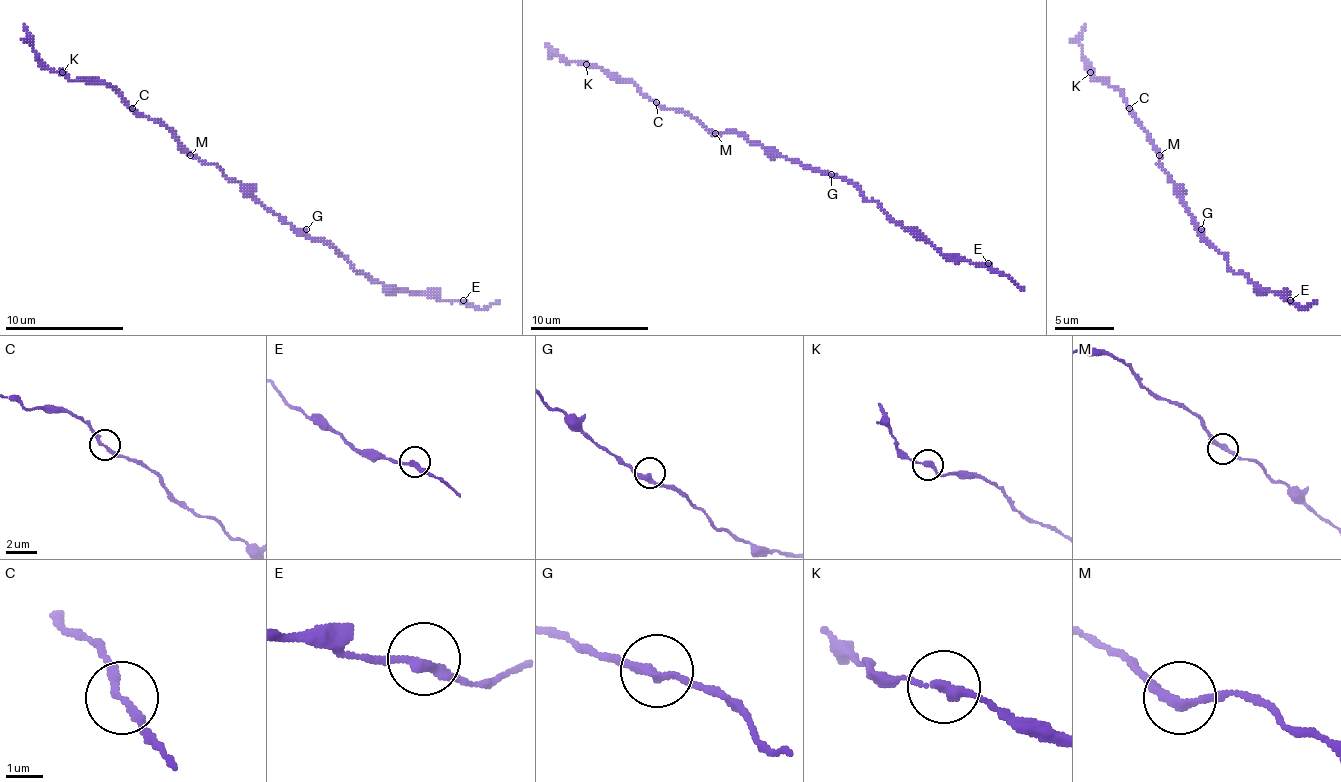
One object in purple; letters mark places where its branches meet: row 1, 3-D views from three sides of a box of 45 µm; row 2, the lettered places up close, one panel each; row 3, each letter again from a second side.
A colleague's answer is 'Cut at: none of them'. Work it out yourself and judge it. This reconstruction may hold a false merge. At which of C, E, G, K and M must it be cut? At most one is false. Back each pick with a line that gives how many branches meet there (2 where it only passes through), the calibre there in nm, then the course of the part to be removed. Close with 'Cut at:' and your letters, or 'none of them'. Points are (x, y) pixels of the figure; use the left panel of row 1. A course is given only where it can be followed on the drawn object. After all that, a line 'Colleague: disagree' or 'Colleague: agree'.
K: 2 branches meet; 240 nm thick; foreign part runs (62, 72), (54, 72), (36, 54), (24, 24)
Cut at: K
Colleague: disagree

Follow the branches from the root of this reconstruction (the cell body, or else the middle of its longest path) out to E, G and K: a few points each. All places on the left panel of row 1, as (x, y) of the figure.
E: (250, 193), (297, 229), (324, 238), (371, 280), (440, 300), (463, 300)
G: (250, 193), (297, 229), (306, 229)
K: (250, 193), (214, 164), (202, 164), (163, 125), (140, 116), (107, 84), (71, 81), (62, 72)

